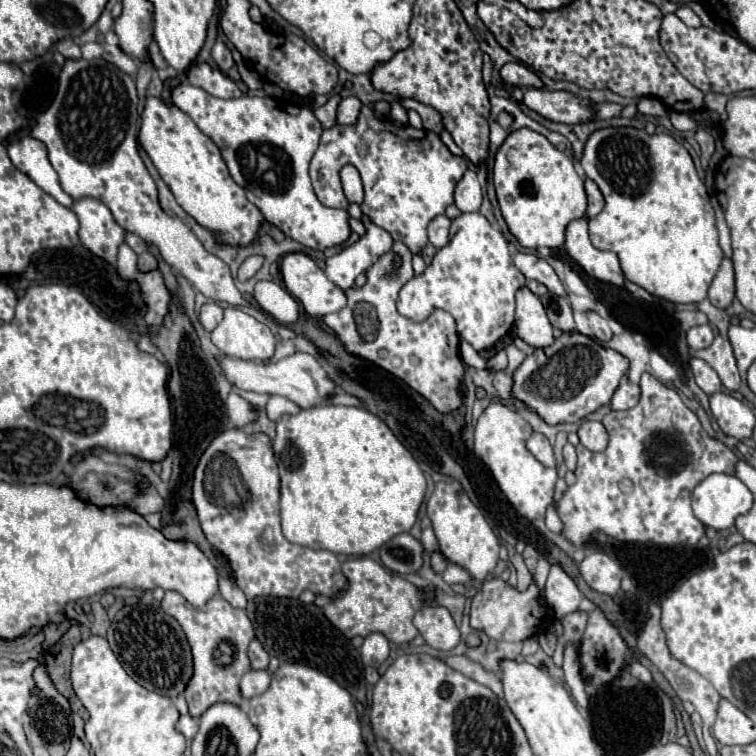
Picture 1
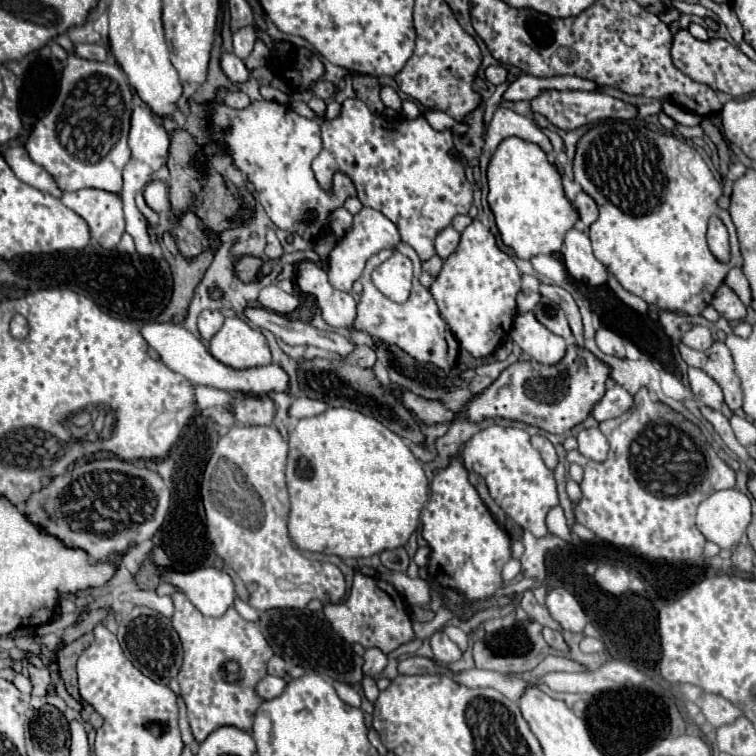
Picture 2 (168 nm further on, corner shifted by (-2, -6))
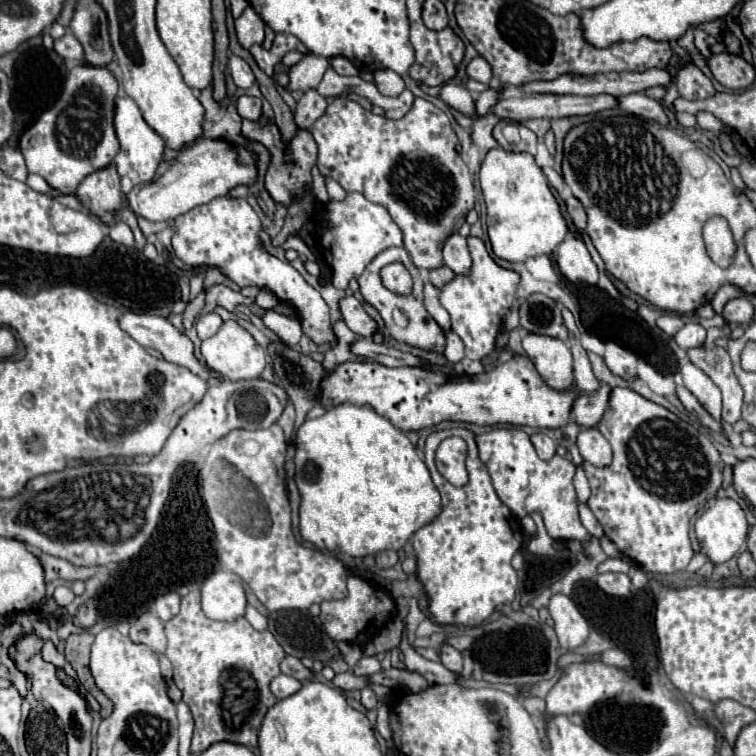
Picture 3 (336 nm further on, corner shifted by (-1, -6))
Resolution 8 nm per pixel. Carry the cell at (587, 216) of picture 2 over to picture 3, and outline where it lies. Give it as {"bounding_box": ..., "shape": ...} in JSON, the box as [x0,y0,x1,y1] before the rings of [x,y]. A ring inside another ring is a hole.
{"bounding_box":[565,195,587,235],"shape":[[[565,195],[565,205],[567,205],[567,213],[575,223],[575,231],[581,235],[585,231],[585,223],[587,223],[587,215],[583,205],[573,197],[573,195]]]}

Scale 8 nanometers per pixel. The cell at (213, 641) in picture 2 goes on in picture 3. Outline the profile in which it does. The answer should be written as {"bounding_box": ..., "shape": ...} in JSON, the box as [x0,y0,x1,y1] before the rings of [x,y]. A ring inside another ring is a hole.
{"bounding_box":[165,589,285,755],"shape":[[[199,589],[181,601],[181,611],[165,623],[167,657],[173,663],[173,681],[183,691],[189,705],[195,731],[191,753],[199,755],[219,741],[257,745],[257,735],[265,719],[265,711],[277,703],[269,683],[281,673],[279,663],[285,657],[283,647],[269,631],[255,631],[247,619],[213,621],[201,609]]]}

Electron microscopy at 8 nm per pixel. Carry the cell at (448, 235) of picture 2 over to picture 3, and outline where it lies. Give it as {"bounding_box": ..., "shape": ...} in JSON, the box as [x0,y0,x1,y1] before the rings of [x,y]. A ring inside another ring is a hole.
{"bounding_box":[443,233,471,275],"shape":[[[453,233],[443,245],[443,261],[457,275],[465,275],[471,269],[471,255],[467,249],[467,239]]]}

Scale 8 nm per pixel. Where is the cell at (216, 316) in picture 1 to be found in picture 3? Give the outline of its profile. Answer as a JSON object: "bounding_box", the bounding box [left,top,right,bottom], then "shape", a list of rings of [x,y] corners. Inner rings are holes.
{"bounding_box":[195,313,223,339],"shape":[[[207,313],[197,319],[195,329],[197,329],[199,339],[209,339],[211,335],[215,335],[219,331],[221,325],[223,325],[223,319],[217,313]]]}

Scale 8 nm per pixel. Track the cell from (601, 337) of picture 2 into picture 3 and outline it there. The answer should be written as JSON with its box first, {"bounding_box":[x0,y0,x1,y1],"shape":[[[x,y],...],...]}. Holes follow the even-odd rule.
{"bounding_box":[605,341,637,379],"shape":[[[615,341],[605,343],[605,363],[621,379],[637,379],[637,357],[617,345]]]}

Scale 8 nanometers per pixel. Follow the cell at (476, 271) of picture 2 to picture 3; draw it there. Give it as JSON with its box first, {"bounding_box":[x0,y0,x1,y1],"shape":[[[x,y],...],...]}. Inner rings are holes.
{"bounding_box":[441,237,519,359],"shape":[[[469,237],[469,251],[473,257],[473,267],[469,275],[457,275],[441,289],[441,305],[451,315],[451,329],[463,339],[465,355],[469,359],[483,359],[495,347],[495,337],[501,329],[503,315],[517,305],[517,283],[519,275],[499,267],[487,253],[485,245],[477,237]]]}

